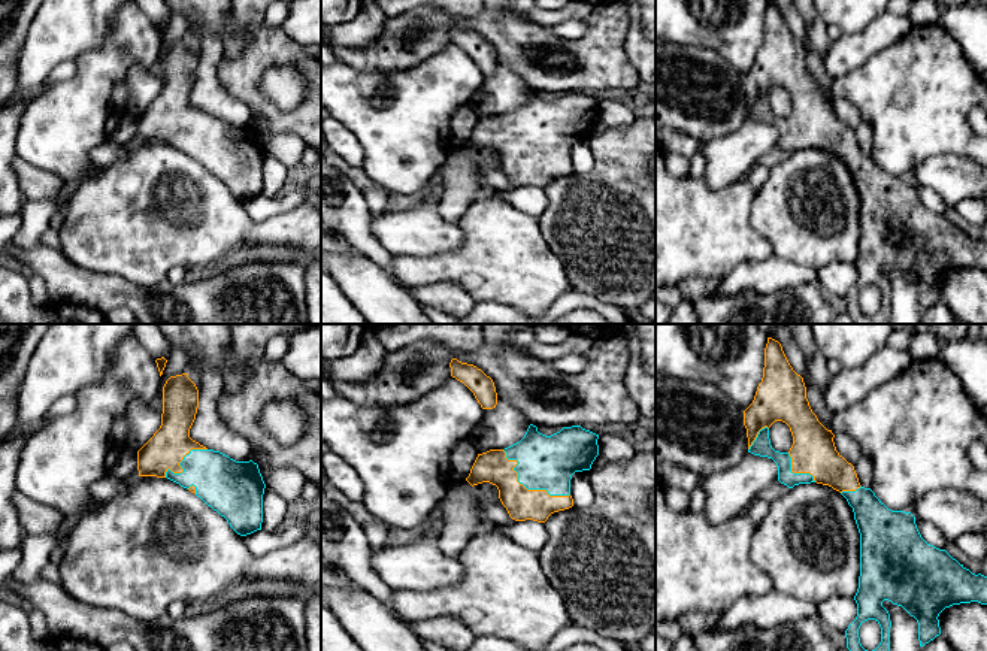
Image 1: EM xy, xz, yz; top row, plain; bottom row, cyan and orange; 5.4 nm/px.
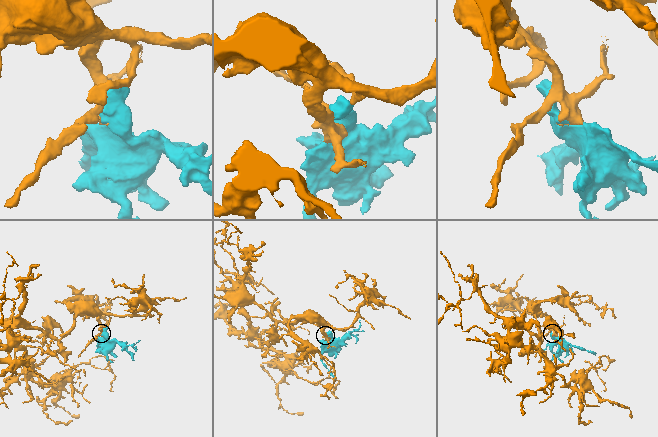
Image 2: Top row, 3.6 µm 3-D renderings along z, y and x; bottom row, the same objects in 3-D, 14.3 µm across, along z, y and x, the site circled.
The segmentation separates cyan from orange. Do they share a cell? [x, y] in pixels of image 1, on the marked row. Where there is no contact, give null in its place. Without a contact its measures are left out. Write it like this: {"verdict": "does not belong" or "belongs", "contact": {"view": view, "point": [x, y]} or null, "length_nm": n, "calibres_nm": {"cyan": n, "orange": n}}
{"verdict": "belongs", "contact": {"view": "xz", "point": [526, 487]}, "length_nm": 440, "calibres_nm": {"cyan": 280, "orange": 170}}

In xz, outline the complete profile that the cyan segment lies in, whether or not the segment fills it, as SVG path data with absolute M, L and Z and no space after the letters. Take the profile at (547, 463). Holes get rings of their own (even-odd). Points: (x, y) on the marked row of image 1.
M530 424L524 437L505 448L478 454L466 481L473 487L490 482L497 487L499 499L515 521L533 520L545 523L554 512L573 506L570 479L575 472L590 470L599 455L599 434L581 426L563 427L545 436Z

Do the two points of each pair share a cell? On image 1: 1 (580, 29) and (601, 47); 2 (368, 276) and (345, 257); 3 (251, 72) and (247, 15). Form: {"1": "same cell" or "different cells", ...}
{"1": "different cells", "2": "same cell", "3": "different cells"}

